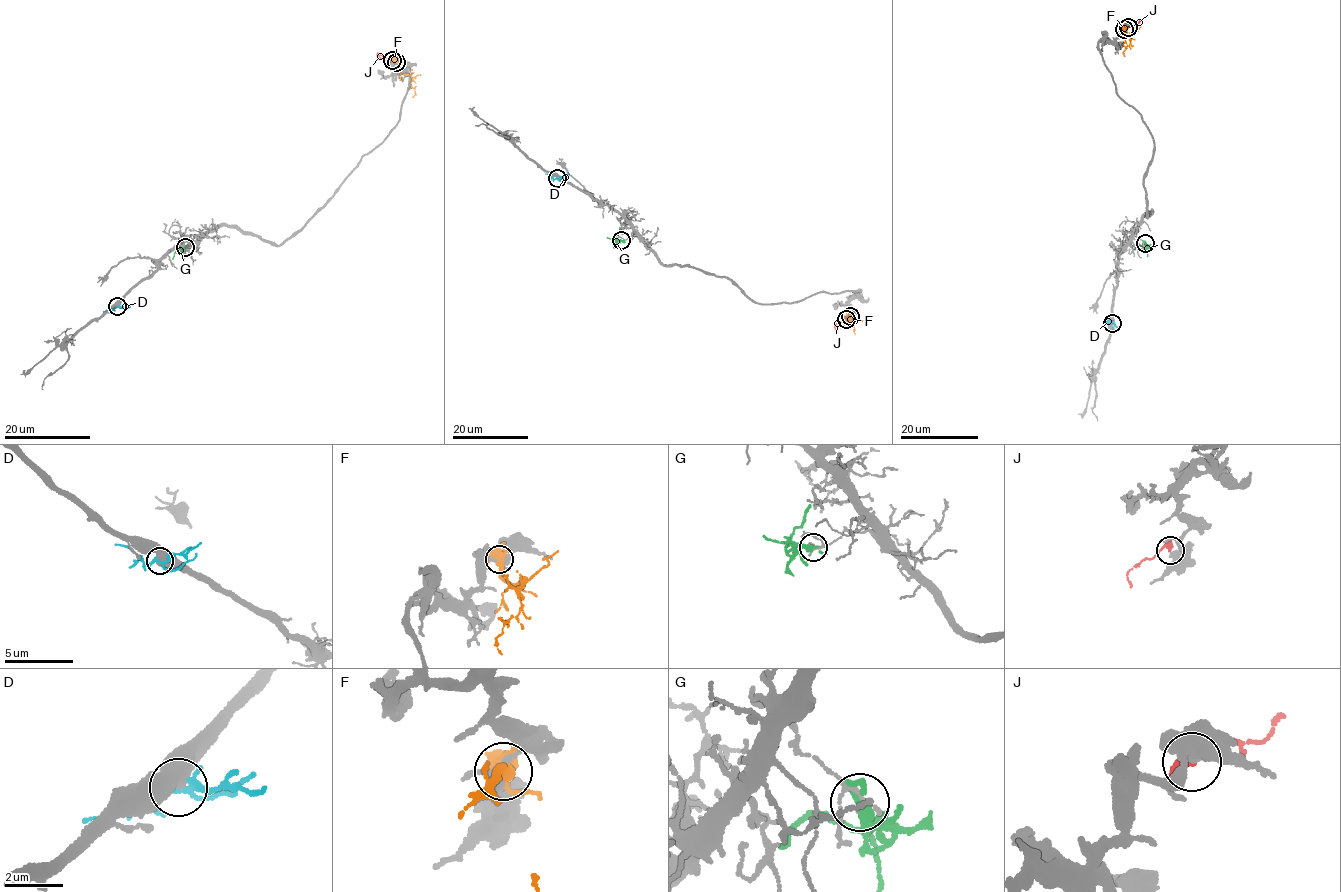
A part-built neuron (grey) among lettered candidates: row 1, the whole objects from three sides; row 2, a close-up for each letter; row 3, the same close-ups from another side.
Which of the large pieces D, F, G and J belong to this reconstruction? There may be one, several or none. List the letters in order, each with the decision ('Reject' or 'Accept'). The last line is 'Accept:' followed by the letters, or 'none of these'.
D: Reject
F: Reject
G: Reject
J: Reject
Accept: none of these

